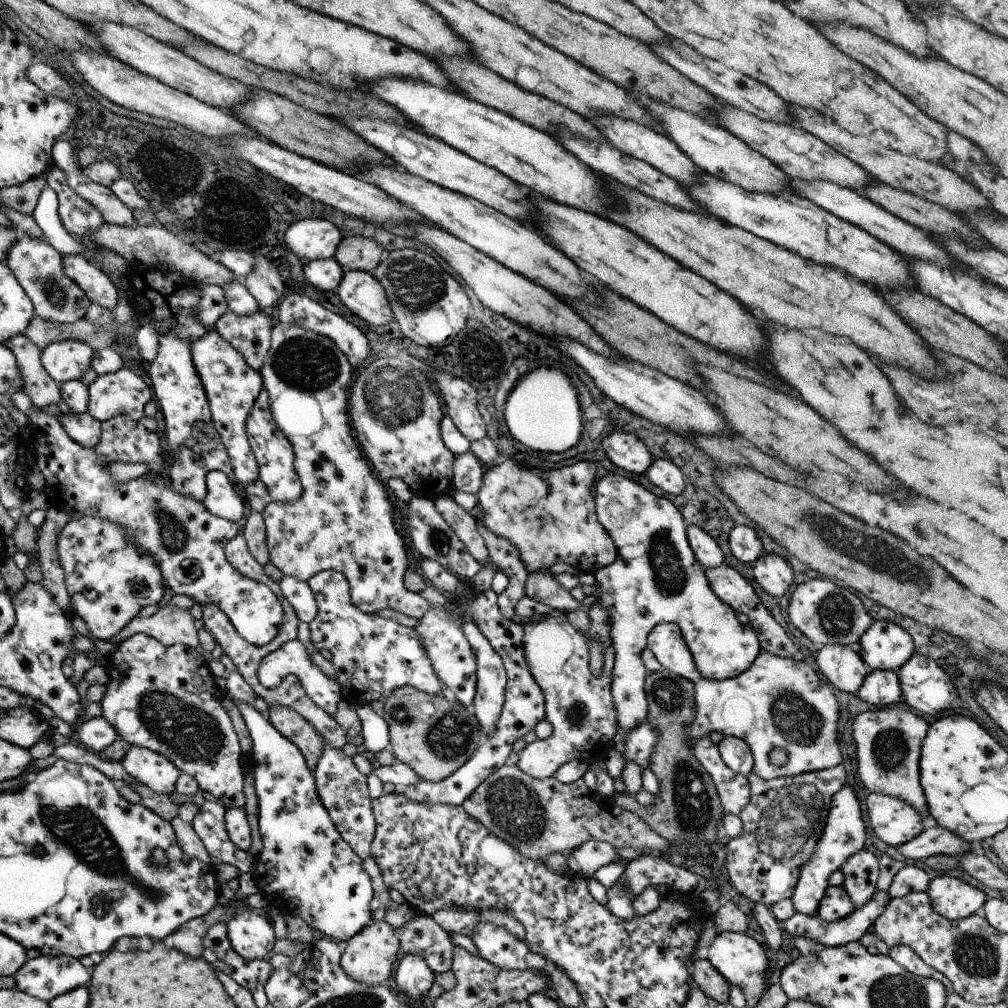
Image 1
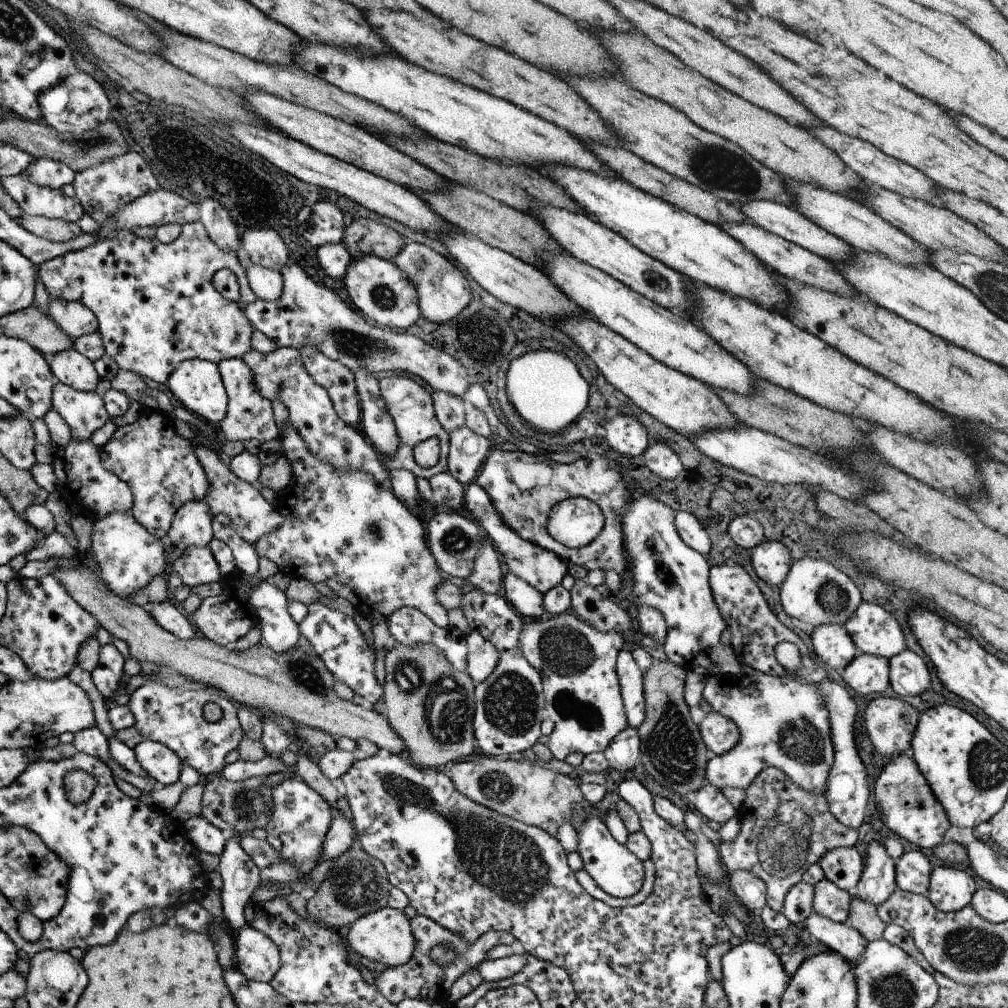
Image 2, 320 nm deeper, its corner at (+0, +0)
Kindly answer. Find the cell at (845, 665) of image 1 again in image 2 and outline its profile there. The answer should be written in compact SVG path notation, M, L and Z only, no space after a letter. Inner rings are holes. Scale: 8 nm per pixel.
M818 625L812 631L811 643L816 656L838 672L861 653L844 625Z

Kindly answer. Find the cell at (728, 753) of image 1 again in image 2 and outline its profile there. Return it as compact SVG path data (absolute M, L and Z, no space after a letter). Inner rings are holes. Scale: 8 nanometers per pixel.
M719 712L706 713L698 726L704 744L716 755L728 752L738 742L738 727L732 720L722 716Z

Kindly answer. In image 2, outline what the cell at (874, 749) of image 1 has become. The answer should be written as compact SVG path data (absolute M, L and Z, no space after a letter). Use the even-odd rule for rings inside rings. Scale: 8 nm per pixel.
M878 696L868 703L864 724L874 748L884 760L910 751L920 711L900 698Z

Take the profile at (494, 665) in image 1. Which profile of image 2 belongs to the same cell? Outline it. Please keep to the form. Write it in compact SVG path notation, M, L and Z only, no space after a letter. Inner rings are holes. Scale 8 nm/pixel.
M472 630L467 635L466 672L475 684L486 680L499 663L499 652L492 641L486 640L480 631Z

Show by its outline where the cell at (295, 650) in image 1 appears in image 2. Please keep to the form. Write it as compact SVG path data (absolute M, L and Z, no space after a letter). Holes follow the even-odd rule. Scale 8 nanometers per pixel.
M260 581L248 594L261 626L260 644L269 646L275 653L297 647L301 632L288 612L289 598L271 581Z

